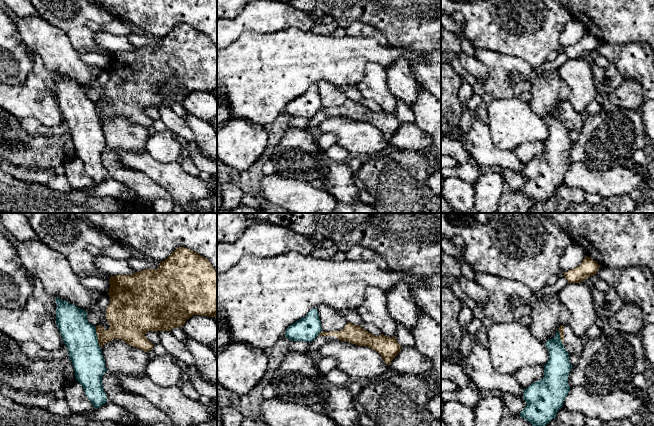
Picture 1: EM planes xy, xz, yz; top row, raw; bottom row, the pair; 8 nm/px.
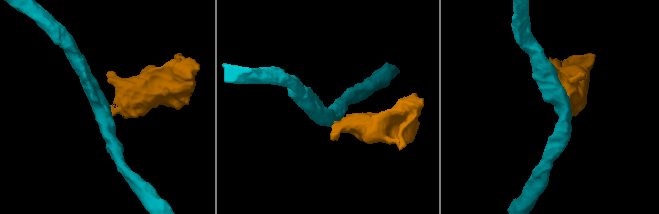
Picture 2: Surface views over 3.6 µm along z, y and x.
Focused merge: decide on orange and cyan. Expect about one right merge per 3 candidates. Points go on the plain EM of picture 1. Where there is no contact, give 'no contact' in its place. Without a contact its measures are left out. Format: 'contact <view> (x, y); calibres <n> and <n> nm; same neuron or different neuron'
contact xy (97, 113); calibres 260 and 260 nm; different neuron

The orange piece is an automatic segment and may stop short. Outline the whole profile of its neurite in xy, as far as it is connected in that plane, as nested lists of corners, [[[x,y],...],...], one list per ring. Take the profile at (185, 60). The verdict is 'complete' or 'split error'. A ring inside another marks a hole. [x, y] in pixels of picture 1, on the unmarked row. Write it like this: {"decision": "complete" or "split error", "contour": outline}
{"decision": "complete", "contour": [[[185,23],[177,24],[167,35],[159,39],[157,45],[111,52],[109,59],[110,79],[106,84],[106,95],[110,104],[105,106],[103,102],[96,102],[101,124],[113,115],[121,115],[133,123],[148,128],[154,121],[145,112],[147,108],[161,106],[171,108],[174,103],[182,103],[186,96],[194,91],[215,93],[217,90],[217,47],[207,34]]]}

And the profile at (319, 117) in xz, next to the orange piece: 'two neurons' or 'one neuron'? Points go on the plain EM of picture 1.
one neuron

